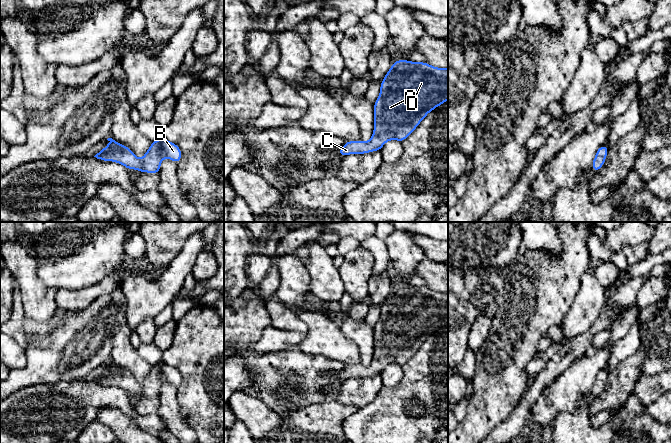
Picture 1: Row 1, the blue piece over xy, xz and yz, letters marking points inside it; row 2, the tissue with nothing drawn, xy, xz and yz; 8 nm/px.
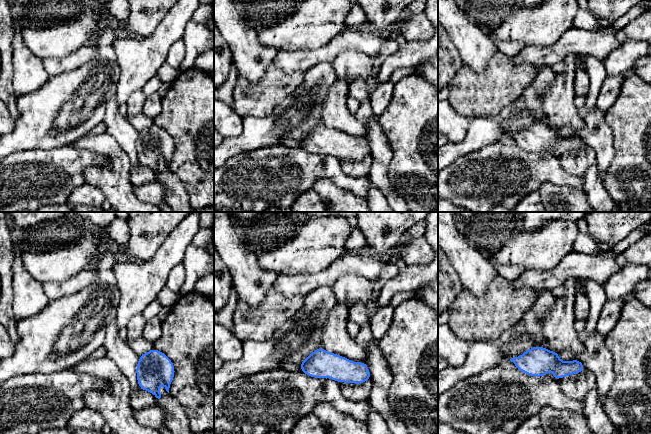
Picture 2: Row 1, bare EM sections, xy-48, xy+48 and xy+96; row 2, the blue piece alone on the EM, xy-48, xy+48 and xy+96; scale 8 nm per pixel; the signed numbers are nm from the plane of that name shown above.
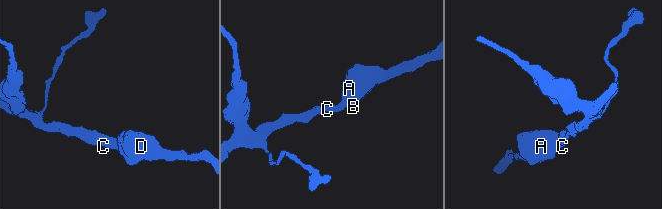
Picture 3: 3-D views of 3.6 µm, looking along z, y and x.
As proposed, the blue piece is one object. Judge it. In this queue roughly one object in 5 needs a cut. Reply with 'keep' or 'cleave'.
keep

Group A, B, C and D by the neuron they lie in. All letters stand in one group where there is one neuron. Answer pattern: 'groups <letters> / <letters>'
groups A B C D

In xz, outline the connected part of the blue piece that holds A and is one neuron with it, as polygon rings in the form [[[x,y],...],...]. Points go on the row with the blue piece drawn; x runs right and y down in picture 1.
[[[395,60],[380,84],[380,94],[374,102],[374,130],[370,140],[363,142],[346,141],[339,149],[341,157],[350,154],[366,154],[380,151],[384,144],[392,139],[403,142],[432,110],[448,100],[448,68],[431,66],[426,62],[412,62],[410,60]]]

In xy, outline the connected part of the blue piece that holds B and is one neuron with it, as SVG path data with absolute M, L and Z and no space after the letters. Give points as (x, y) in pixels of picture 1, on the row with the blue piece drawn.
M163 137L151 143L141 160L129 147L116 142L112 138L107 140L109 144L94 157L102 161L117 162L128 170L135 169L139 172L159 174L164 158L170 159L177 164L182 158L179 146Z

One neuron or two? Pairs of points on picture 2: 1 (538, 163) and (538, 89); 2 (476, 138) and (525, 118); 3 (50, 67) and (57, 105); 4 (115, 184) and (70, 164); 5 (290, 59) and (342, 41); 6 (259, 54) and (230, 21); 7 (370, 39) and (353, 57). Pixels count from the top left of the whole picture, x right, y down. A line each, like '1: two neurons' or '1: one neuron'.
1: two neurons
2: one neuron
3: two neurons
4: two neurons
5: one neuron
6: one neuron
7: two neurons

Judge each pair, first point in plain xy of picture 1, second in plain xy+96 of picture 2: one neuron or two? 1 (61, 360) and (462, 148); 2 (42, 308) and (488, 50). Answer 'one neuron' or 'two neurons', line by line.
1: one neuron
2: one neuron

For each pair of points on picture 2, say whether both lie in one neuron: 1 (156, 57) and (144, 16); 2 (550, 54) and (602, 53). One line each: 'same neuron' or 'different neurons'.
1: different neurons
2: same neuron

